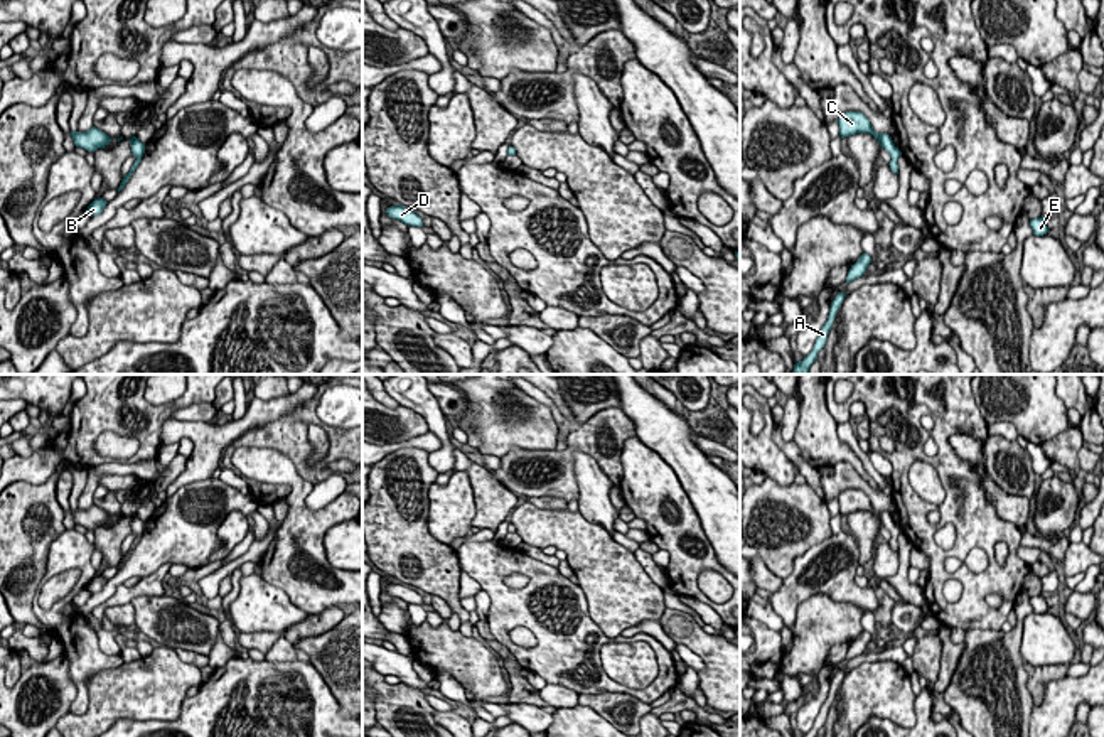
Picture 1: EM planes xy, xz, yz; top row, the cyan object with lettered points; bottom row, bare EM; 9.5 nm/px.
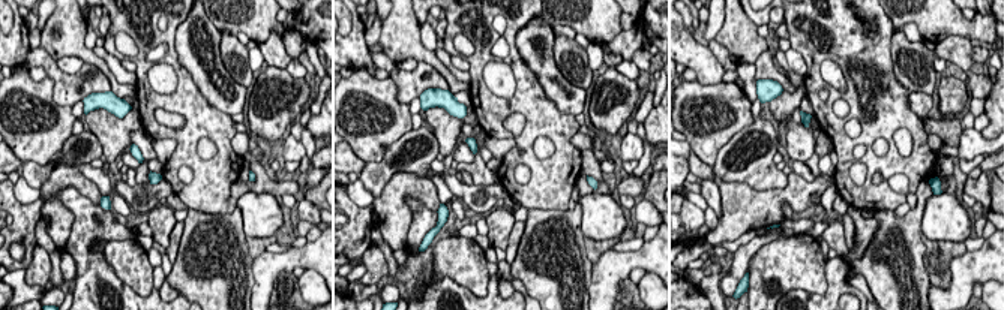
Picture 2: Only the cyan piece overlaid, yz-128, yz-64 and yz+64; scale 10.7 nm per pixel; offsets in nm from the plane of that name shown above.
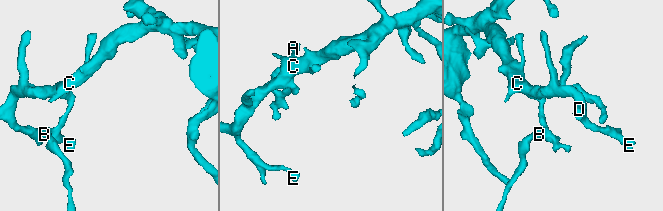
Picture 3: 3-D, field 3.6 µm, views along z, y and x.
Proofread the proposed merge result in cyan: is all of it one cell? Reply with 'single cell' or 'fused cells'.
single cell

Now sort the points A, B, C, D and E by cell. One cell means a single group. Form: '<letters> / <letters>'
A B C D E

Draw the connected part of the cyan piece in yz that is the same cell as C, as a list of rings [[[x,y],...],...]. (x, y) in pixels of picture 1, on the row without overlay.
[[[846,489],[839,494],[838,498],[838,503],[839,503],[839,514],[844,516],[844,514],[851,514],[855,511],[871,511],[880,525],[883,525],[892,538],[890,538],[890,546],[893,551],[898,551],[898,535],[902,533],[902,530],[895,525],[893,518],[890,513],[887,511],[876,511],[870,501],[870,498],[860,491],[860,489]]]

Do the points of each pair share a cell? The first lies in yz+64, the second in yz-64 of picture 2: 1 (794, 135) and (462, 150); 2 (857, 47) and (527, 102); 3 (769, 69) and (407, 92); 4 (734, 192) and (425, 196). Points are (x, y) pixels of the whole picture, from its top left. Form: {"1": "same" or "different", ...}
{"1": "same", "2": "same", "3": "same", "4": "same"}

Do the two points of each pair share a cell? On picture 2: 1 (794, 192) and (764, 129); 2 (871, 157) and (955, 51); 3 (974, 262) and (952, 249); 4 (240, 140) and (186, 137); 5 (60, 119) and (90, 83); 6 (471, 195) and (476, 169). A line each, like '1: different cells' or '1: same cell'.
1: different cells
2: different cells
3: different cells
4: different cells
5: different cells
6: different cells

